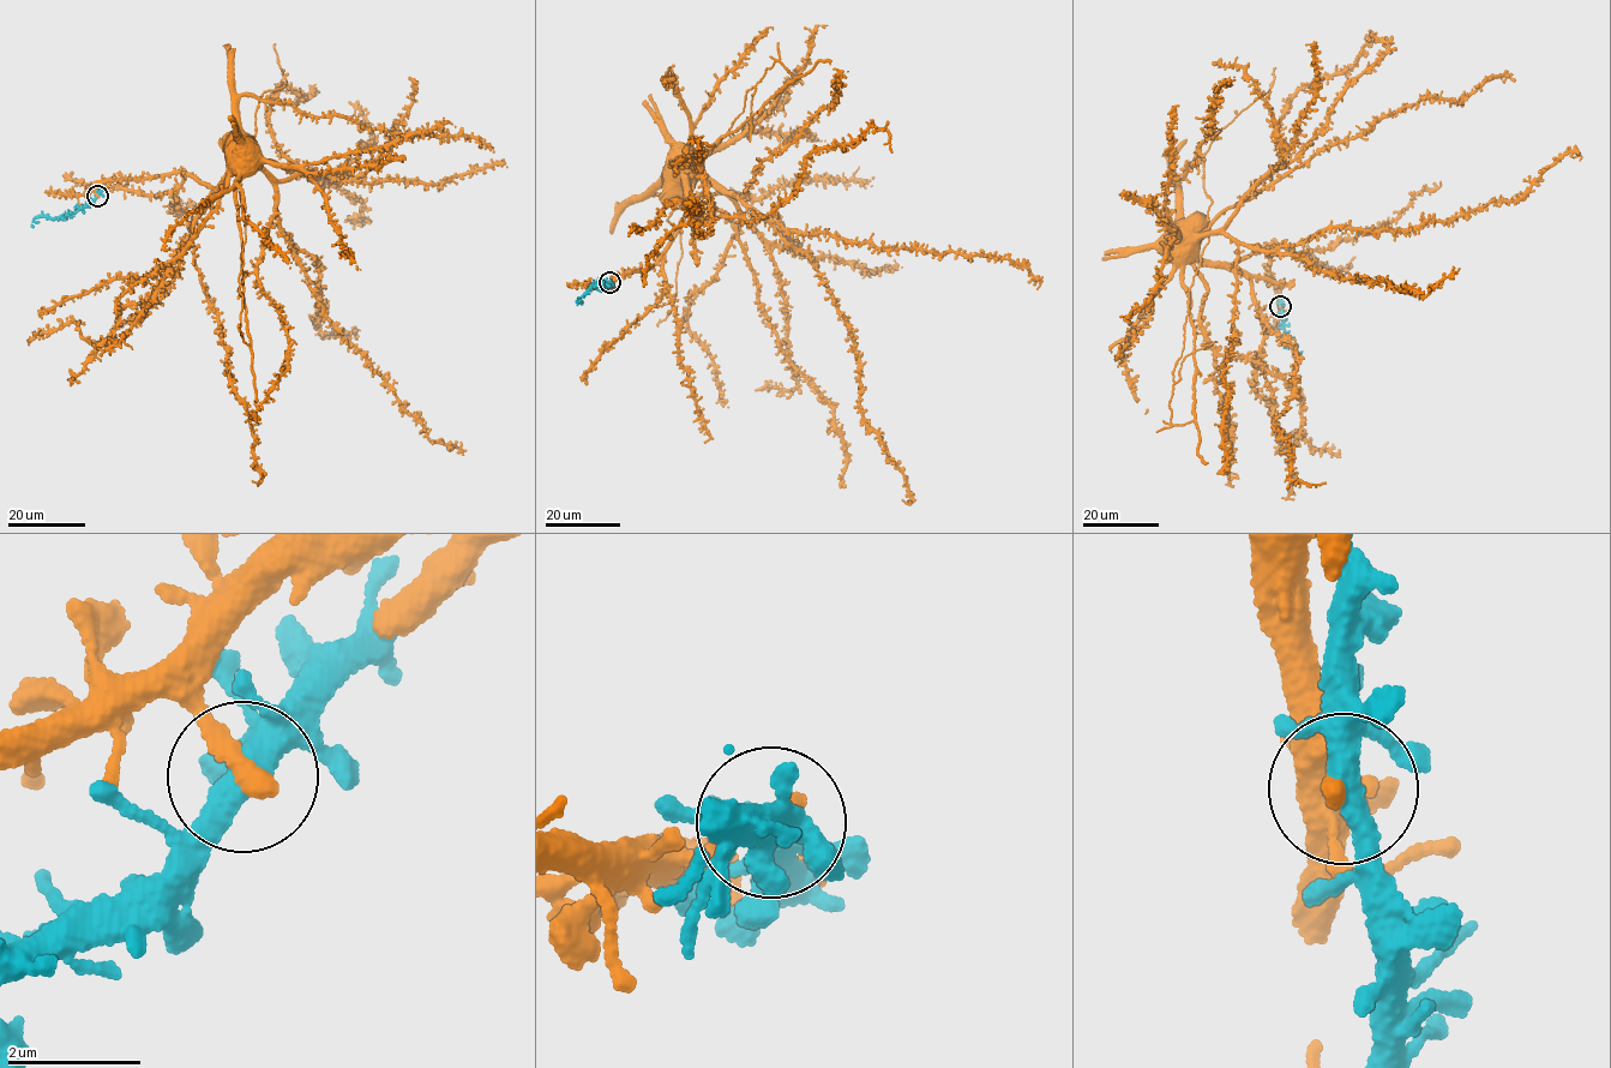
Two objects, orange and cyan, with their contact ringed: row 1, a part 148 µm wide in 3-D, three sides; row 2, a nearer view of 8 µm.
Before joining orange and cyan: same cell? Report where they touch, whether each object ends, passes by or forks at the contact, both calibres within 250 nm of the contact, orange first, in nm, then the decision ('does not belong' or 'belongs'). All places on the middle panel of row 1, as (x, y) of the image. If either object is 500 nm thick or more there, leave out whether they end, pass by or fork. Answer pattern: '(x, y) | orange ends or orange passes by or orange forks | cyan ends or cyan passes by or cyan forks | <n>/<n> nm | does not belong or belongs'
(609, 282) | orange ends | cyan forks | 320/340 nm | belongs

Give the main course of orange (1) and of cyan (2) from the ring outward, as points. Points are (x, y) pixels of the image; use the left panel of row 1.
1: (96, 196), (95, 188), (106, 181), (156, 178), (178, 172), (214, 187), (247, 161)
2: (96, 196), (72, 212), (49, 220), (35, 218), (31, 227)

